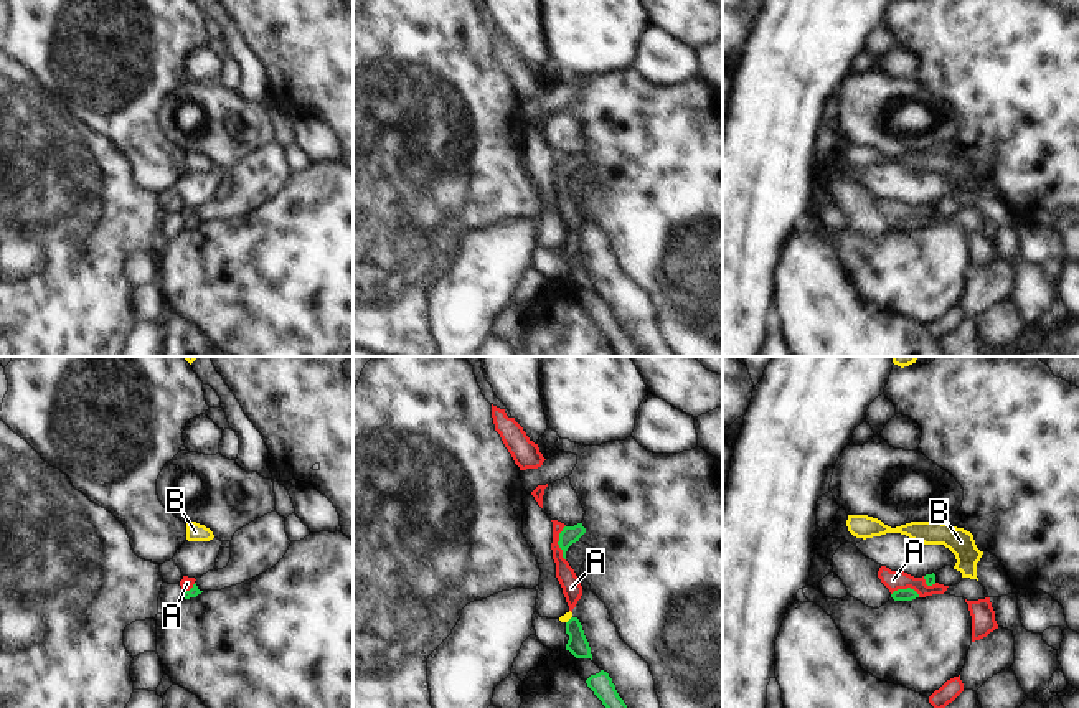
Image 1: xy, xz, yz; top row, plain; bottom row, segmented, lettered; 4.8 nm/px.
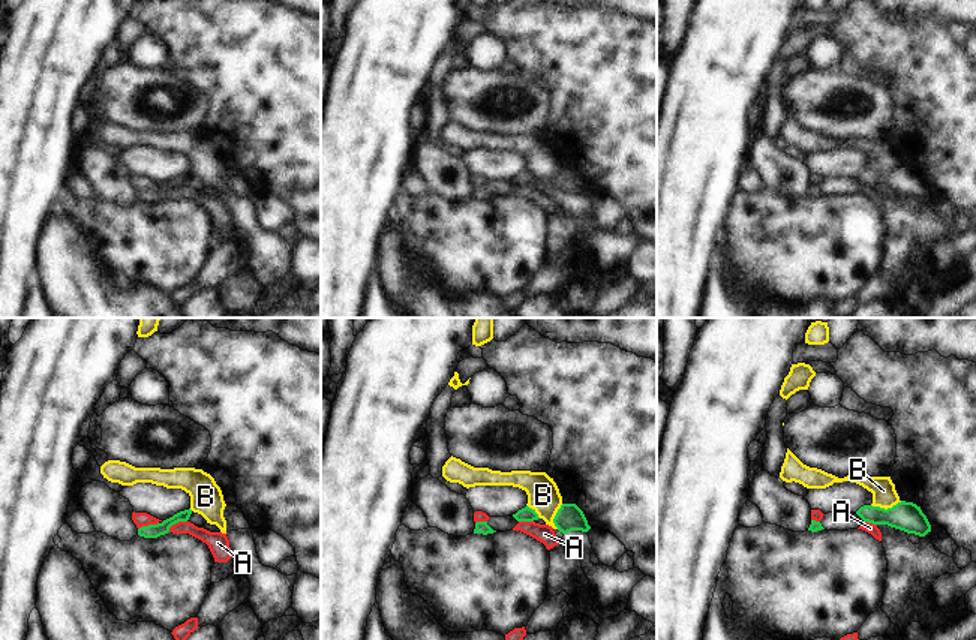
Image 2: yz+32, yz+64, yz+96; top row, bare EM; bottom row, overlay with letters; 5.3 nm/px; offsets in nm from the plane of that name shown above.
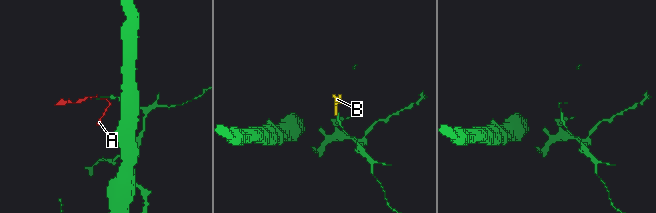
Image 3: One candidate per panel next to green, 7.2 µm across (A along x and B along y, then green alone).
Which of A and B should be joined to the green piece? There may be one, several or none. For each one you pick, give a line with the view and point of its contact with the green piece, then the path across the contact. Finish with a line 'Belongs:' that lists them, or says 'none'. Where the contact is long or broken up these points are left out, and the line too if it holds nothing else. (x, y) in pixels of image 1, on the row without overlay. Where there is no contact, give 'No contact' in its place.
Belongs: none

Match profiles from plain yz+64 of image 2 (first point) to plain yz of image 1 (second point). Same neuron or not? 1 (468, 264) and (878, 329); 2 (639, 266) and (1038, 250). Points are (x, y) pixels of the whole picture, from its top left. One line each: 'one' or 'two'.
1: two
2: one

